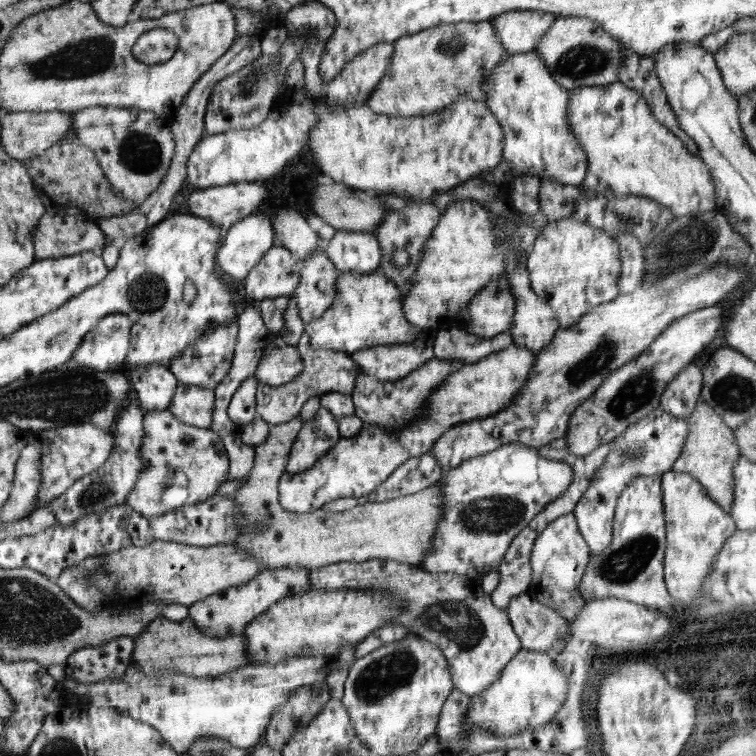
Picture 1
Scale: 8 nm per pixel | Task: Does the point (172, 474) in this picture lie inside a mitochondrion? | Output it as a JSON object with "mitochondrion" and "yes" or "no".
{"mitochondrion":"yes"}

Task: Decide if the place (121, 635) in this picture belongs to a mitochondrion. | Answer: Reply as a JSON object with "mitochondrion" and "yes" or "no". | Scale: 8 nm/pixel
{"mitochondrion":"no"}

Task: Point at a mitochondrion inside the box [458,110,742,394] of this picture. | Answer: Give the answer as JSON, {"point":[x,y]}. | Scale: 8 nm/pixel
{"point":[686,246]}

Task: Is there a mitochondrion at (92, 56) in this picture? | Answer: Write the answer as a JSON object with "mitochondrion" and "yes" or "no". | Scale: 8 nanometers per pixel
{"mitochondrion":"yes"}

